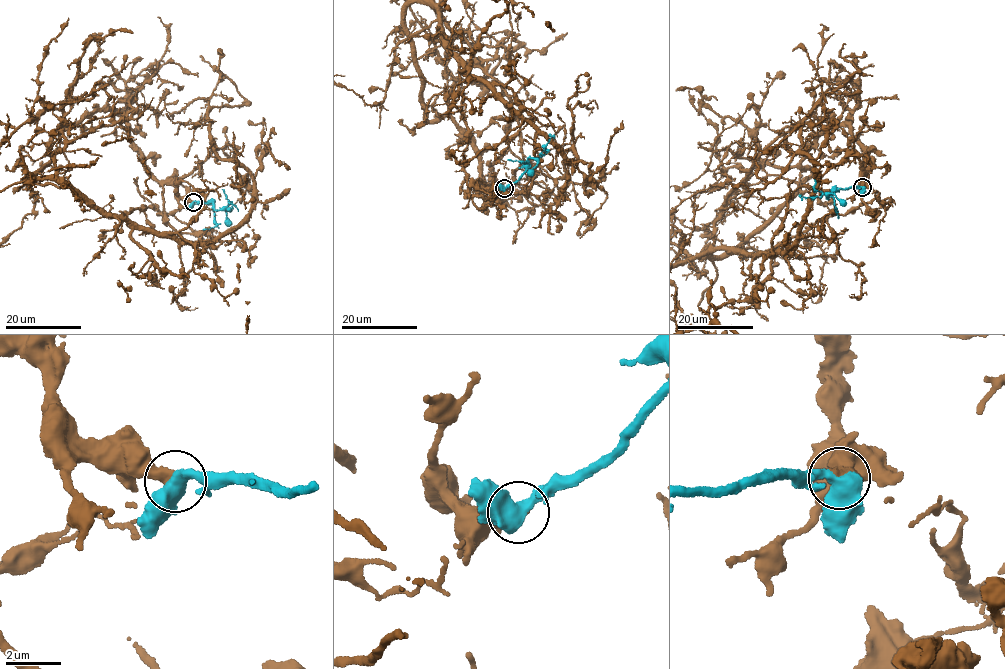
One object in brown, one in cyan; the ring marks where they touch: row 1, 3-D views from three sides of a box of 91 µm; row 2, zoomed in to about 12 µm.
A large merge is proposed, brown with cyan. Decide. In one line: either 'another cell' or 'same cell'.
same cell

